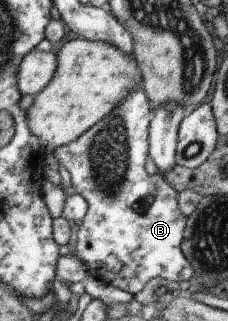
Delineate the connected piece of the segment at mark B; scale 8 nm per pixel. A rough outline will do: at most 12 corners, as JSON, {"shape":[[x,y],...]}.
{"shape":[[142,87],[49,156],[89,275],[187,281],[178,193],[145,171]]}

